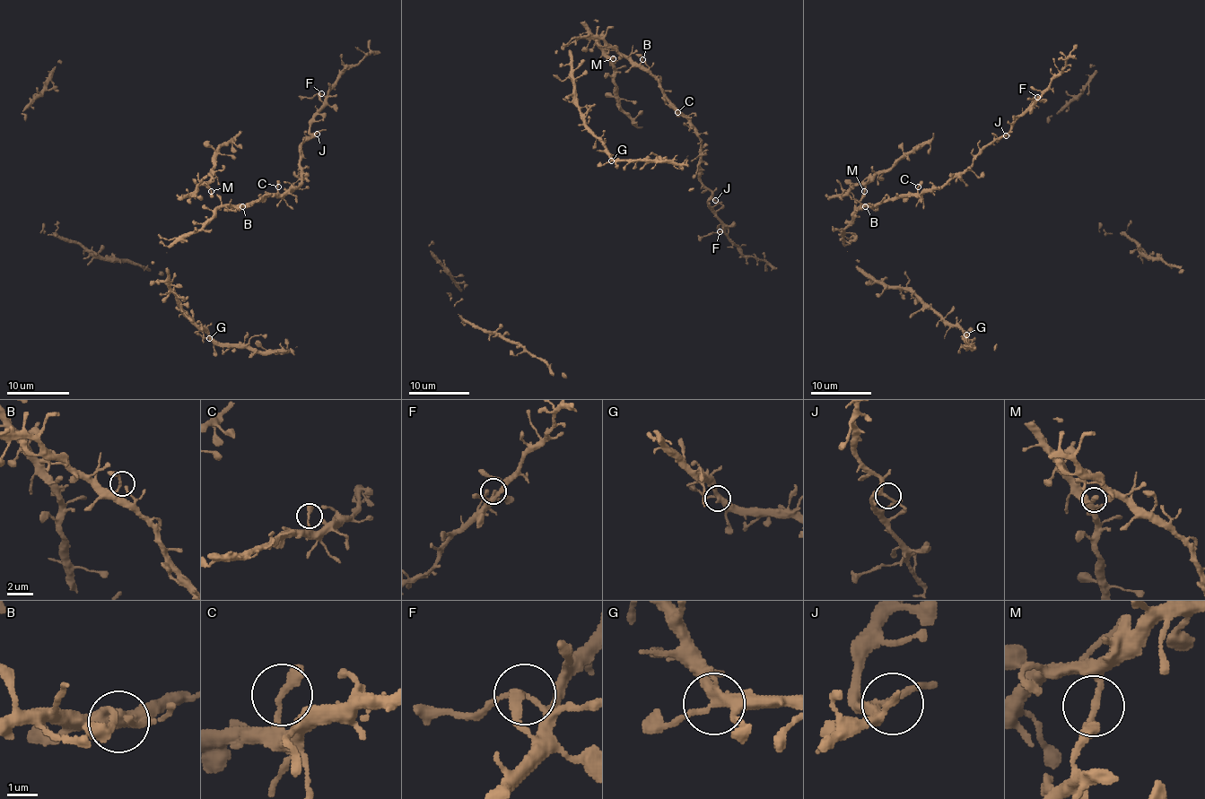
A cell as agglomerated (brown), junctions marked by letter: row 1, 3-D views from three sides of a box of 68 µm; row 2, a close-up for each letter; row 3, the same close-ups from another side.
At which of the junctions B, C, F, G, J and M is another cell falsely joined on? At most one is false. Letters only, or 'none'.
F

